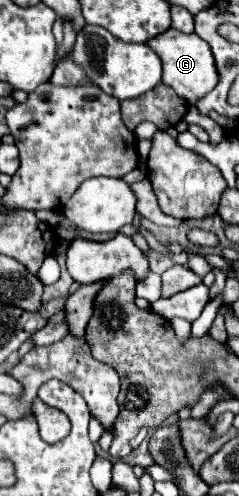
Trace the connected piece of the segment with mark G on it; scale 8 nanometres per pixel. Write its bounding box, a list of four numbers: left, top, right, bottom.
[148,30,218,104]

